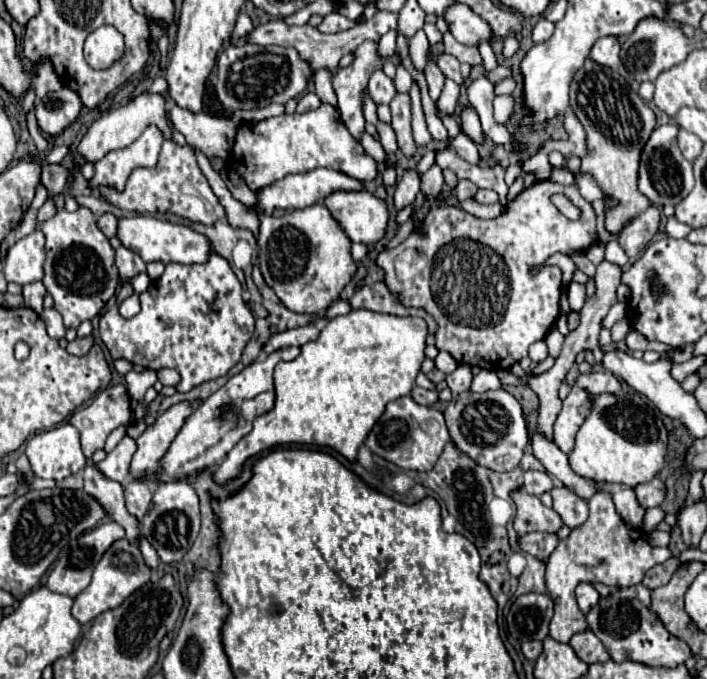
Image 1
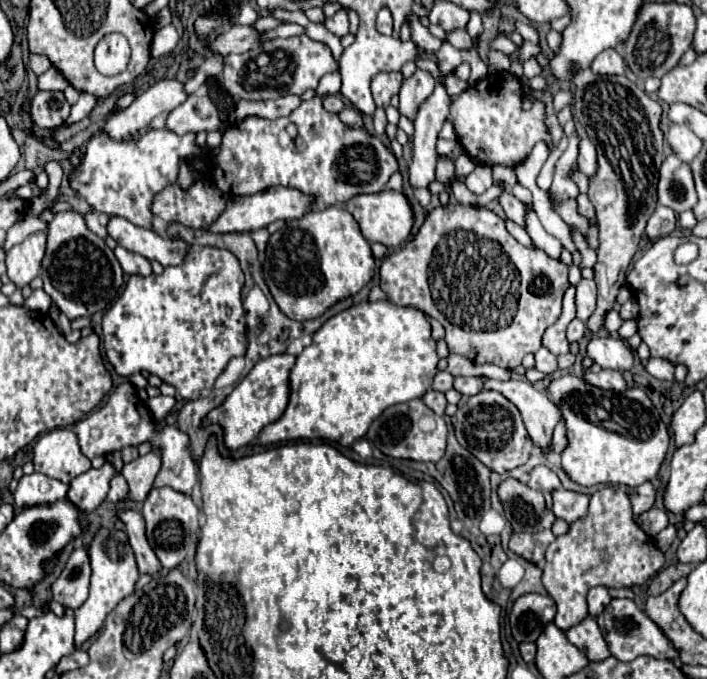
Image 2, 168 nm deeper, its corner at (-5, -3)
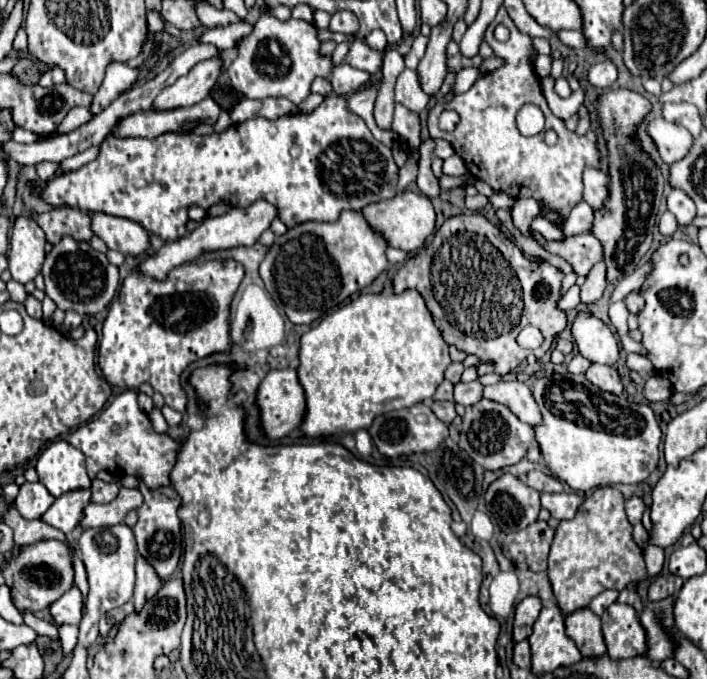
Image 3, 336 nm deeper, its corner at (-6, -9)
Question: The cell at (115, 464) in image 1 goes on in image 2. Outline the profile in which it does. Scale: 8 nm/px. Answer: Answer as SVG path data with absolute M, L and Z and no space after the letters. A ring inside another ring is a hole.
M109 461L99 469L89 469L87 473L71 481L71 491L67 493L67 499L75 503L81 511L91 513L105 501L109 493L109 483L115 475L117 471Z

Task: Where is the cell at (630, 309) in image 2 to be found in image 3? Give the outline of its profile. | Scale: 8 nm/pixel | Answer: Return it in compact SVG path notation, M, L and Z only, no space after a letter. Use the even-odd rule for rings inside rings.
M632 291L628 297L626 297L626 307L630 313L640 313L640 309L644 307L644 299L640 295L640 291Z

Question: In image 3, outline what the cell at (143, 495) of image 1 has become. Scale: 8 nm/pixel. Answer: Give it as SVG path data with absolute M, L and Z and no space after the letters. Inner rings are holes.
M94 479L90 491L92 491L92 497L90 497L92 503L108 503L108 501L116 499L116 493L120 491L120 487L116 483L106 483L106 481Z

